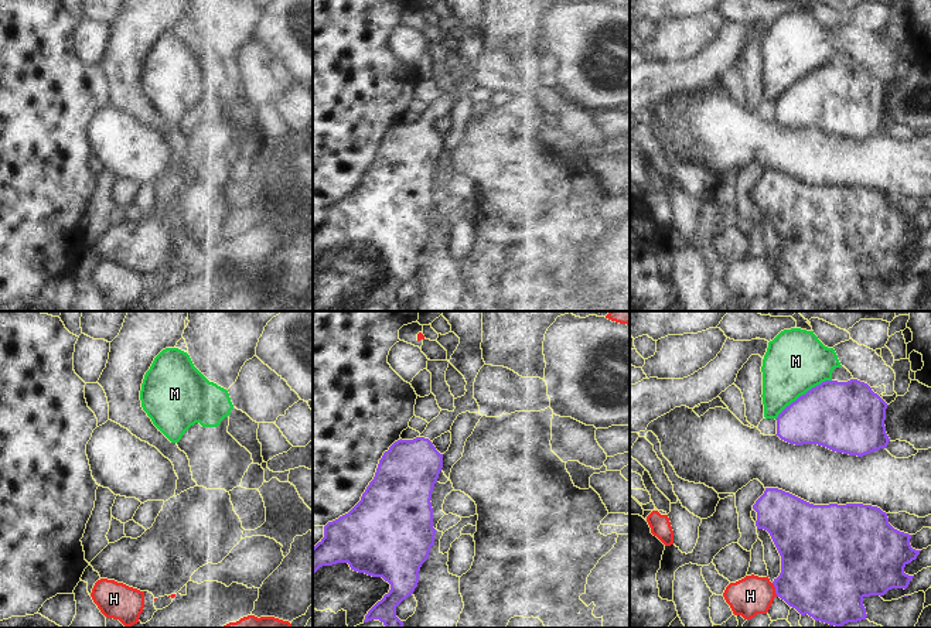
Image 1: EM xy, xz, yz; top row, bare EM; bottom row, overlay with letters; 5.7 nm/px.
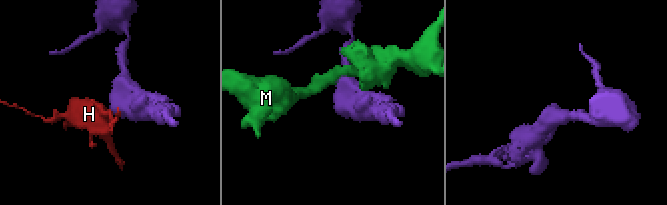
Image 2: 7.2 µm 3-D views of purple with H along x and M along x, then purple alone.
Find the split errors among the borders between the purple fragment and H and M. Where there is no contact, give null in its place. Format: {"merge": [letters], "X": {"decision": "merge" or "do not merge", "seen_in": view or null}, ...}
{"merge": [], "H": {"decision": "do not merge", "seen_in": "yz"}, "M": {"decision": "do not merge", "seen_in": "yz"}}

